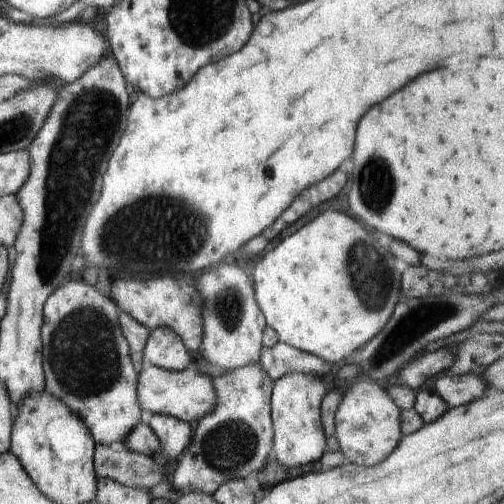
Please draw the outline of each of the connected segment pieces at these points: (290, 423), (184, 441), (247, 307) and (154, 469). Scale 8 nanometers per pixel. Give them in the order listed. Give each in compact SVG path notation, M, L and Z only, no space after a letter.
M294 373L274 381L271 400L272 452L284 468L316 462L326 451L326 433L320 414L320 404L326 396L326 386L321 376Z
M153 414L148 424L161 444L161 450L170 458L179 458L192 442L193 431L188 422L173 416Z
M221 262L215 267L208 268L200 276L198 292L202 297L203 334L201 353L210 364L216 364L222 368L236 370L250 364L259 364L263 346L263 334L266 328L266 318L256 299L254 298L254 282L252 276L246 274L245 266L238 268L236 264Z
M97 443L94 461L97 477L126 486L150 490L162 481L169 480L165 474L166 464L158 464L150 456L132 452L124 443Z

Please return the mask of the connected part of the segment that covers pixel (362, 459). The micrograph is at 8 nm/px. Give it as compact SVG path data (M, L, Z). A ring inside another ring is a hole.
M364 376L358 377L358 382L342 395L336 409L334 435L346 462L372 466L388 458L403 434L401 410L390 398L386 384L379 384Z

